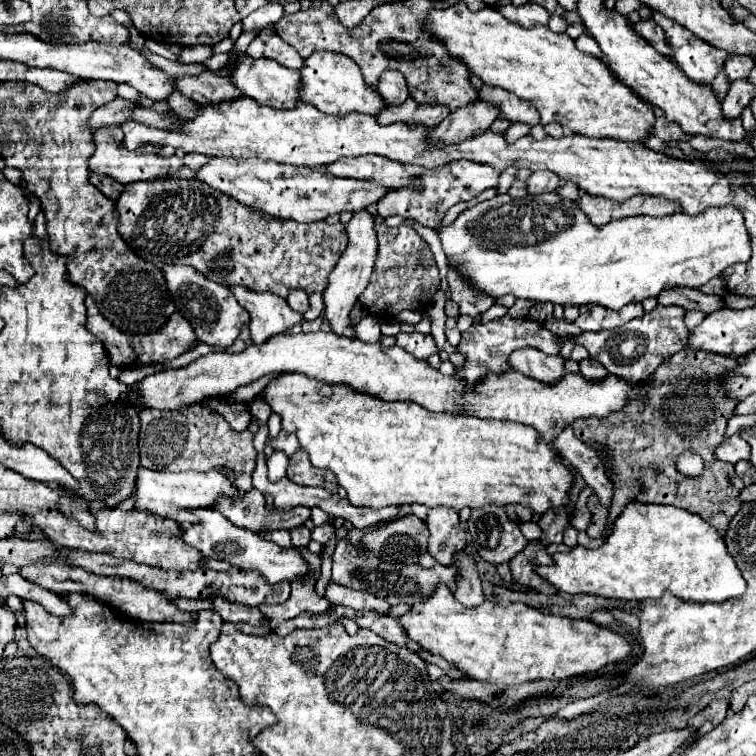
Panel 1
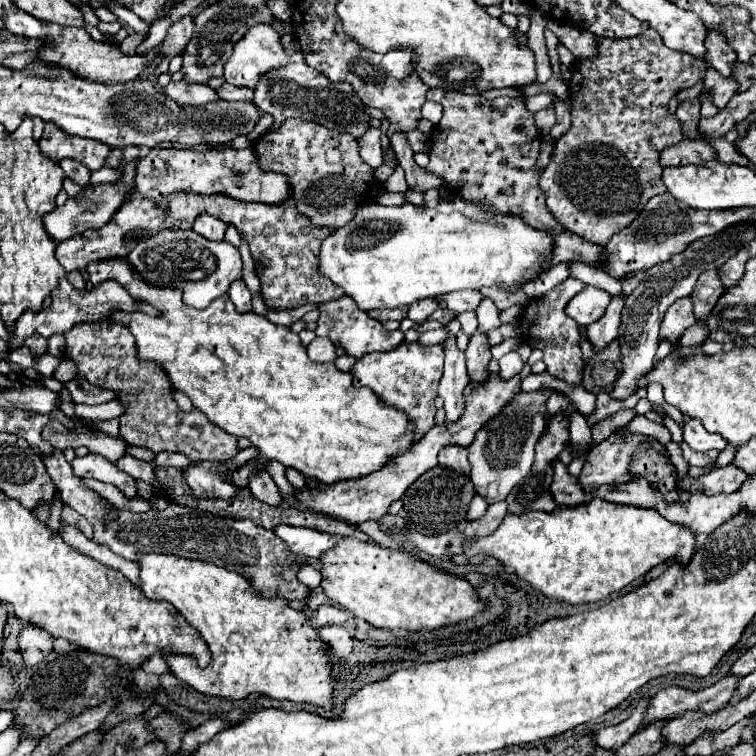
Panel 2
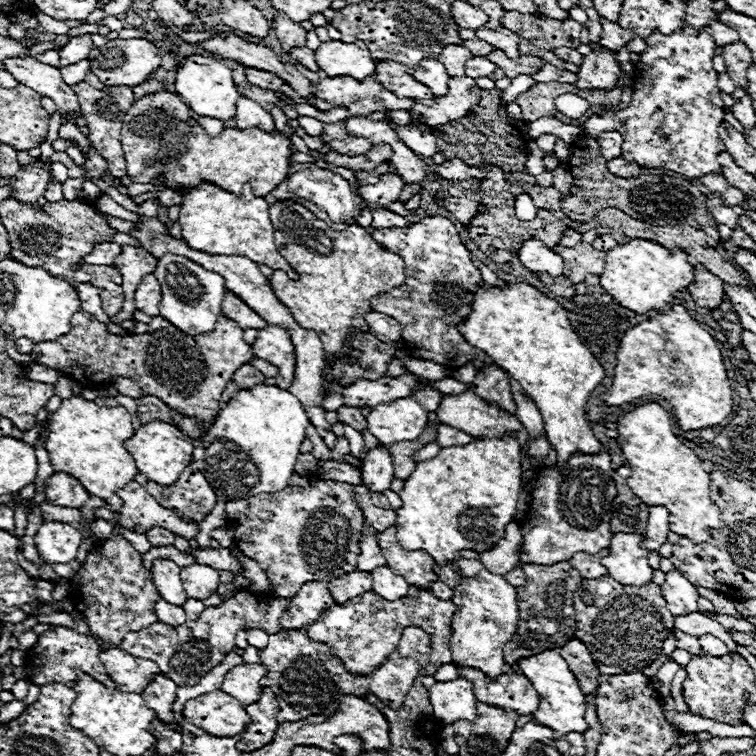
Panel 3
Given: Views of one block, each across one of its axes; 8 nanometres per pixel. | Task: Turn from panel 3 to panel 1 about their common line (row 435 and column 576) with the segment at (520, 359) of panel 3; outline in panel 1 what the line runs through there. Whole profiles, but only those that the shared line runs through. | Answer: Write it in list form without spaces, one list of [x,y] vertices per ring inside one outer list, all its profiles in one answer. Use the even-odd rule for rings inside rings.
[[[632,502],[624,508],[624,512],[614,522],[610,536],[606,542],[592,550],[584,546],[576,546],[570,552],[556,552],[552,554],[554,564],[550,566],[534,566],[534,572],[548,580],[552,586],[566,594],[594,594],[604,598],[616,600],[658,600],[664,590],[670,590],[674,596],[690,602],[724,602],[736,598],[746,592],[744,578],[736,562],[726,554],[722,536],[700,516],[684,512],[676,506],[656,506],[656,504],[642,504]]]

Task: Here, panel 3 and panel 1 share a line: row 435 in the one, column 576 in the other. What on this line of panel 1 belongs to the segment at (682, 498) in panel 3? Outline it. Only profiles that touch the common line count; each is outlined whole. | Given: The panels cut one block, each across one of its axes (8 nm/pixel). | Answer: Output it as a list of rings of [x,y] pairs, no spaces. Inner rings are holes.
[[[438,584],[430,596],[412,604],[398,622],[408,638],[422,650],[446,658],[468,678],[508,686],[530,680],[564,680],[594,672],[610,662],[626,658],[632,650],[620,634],[590,620],[546,614],[522,602],[504,606],[486,600],[476,608],[468,608],[460,604],[444,584]]]

